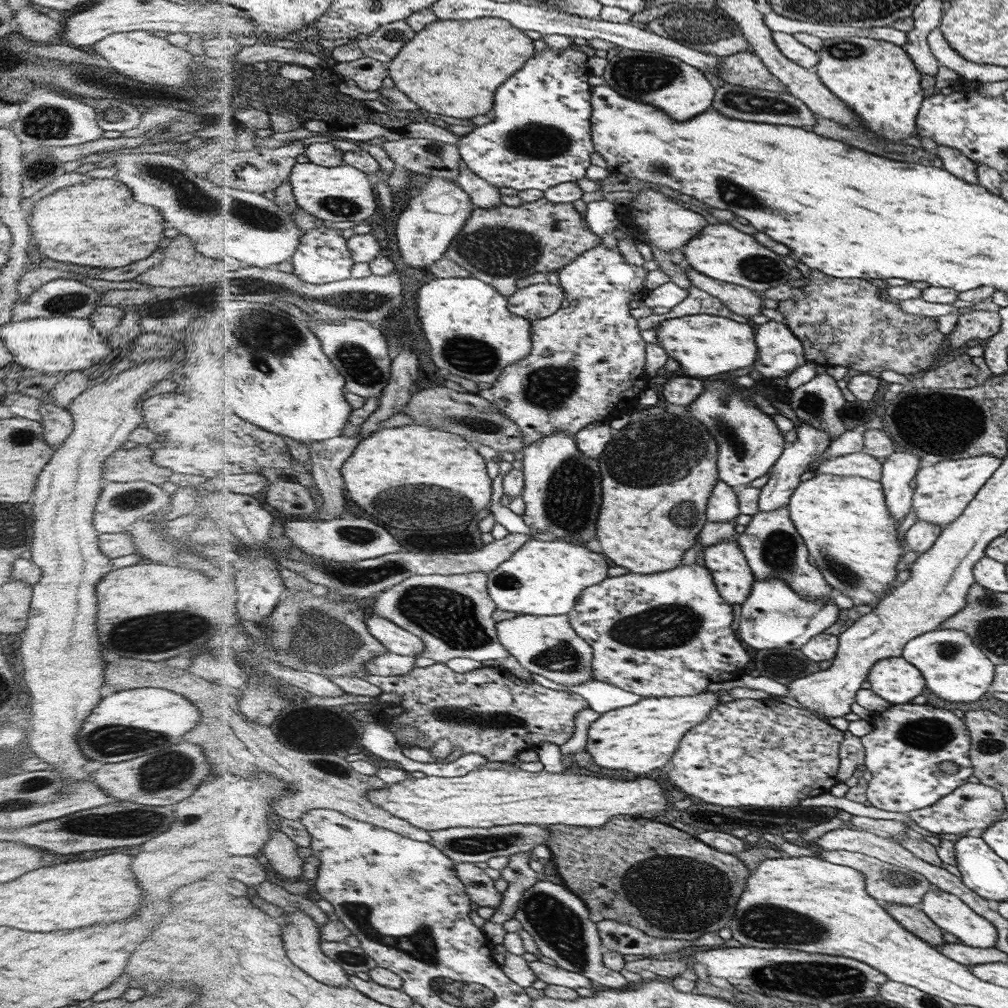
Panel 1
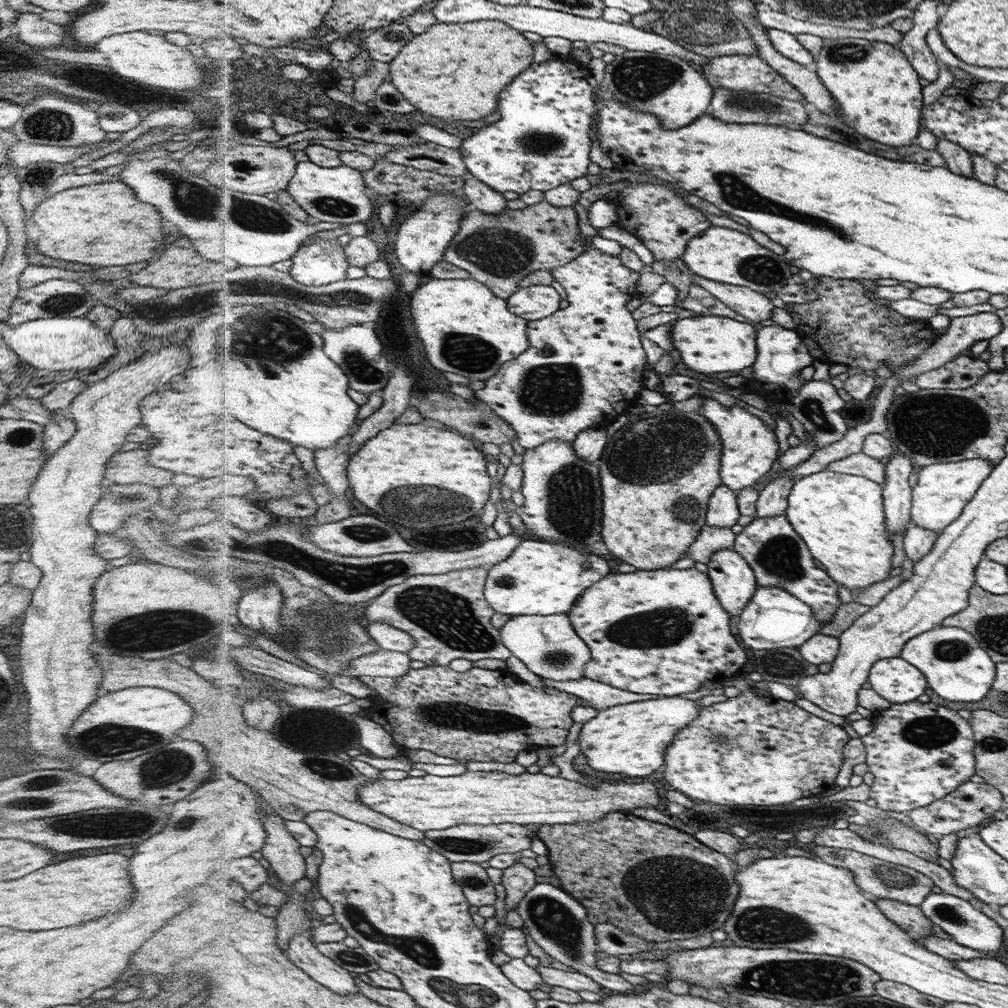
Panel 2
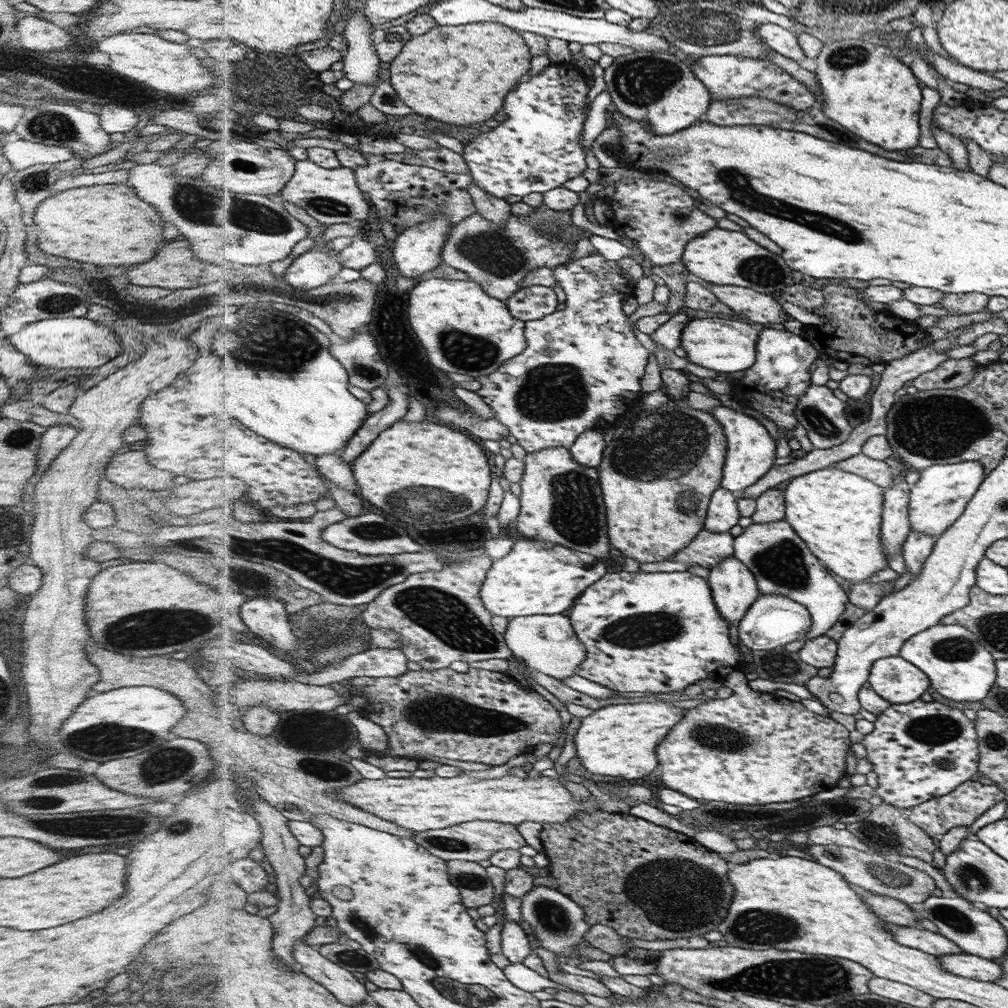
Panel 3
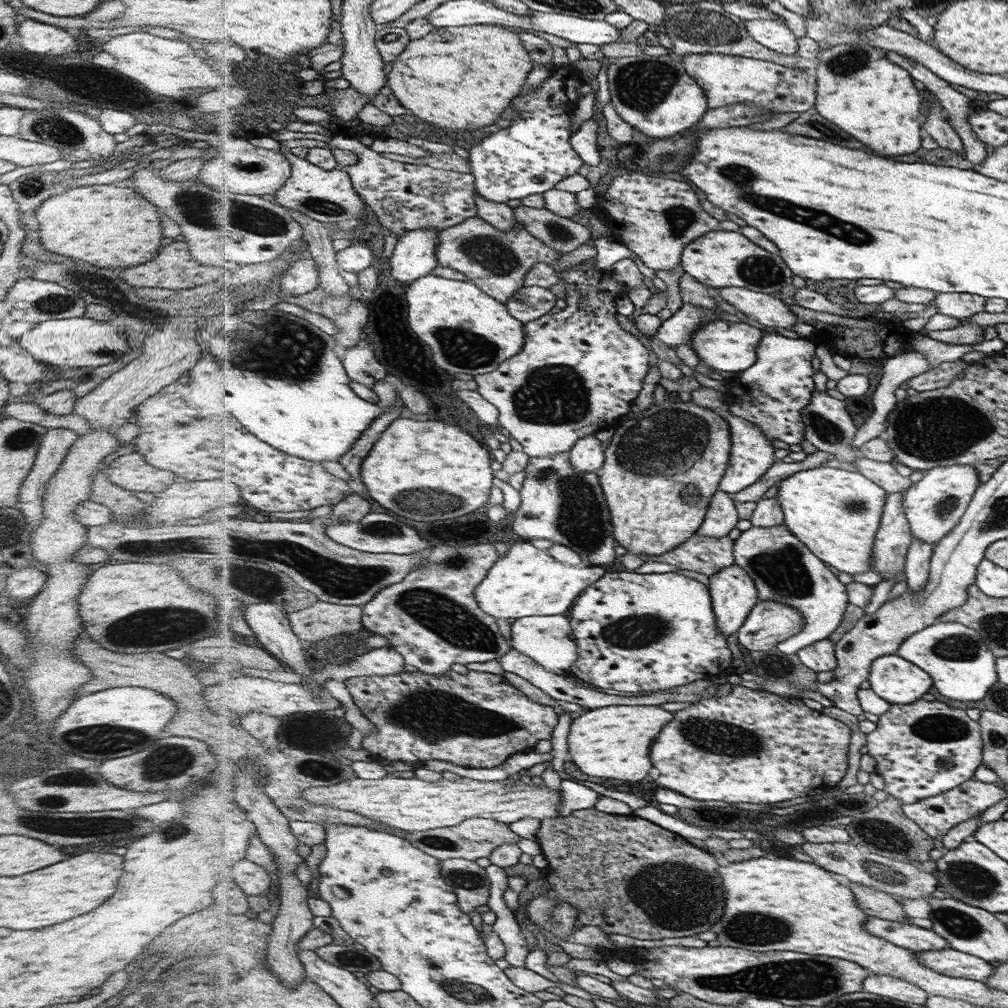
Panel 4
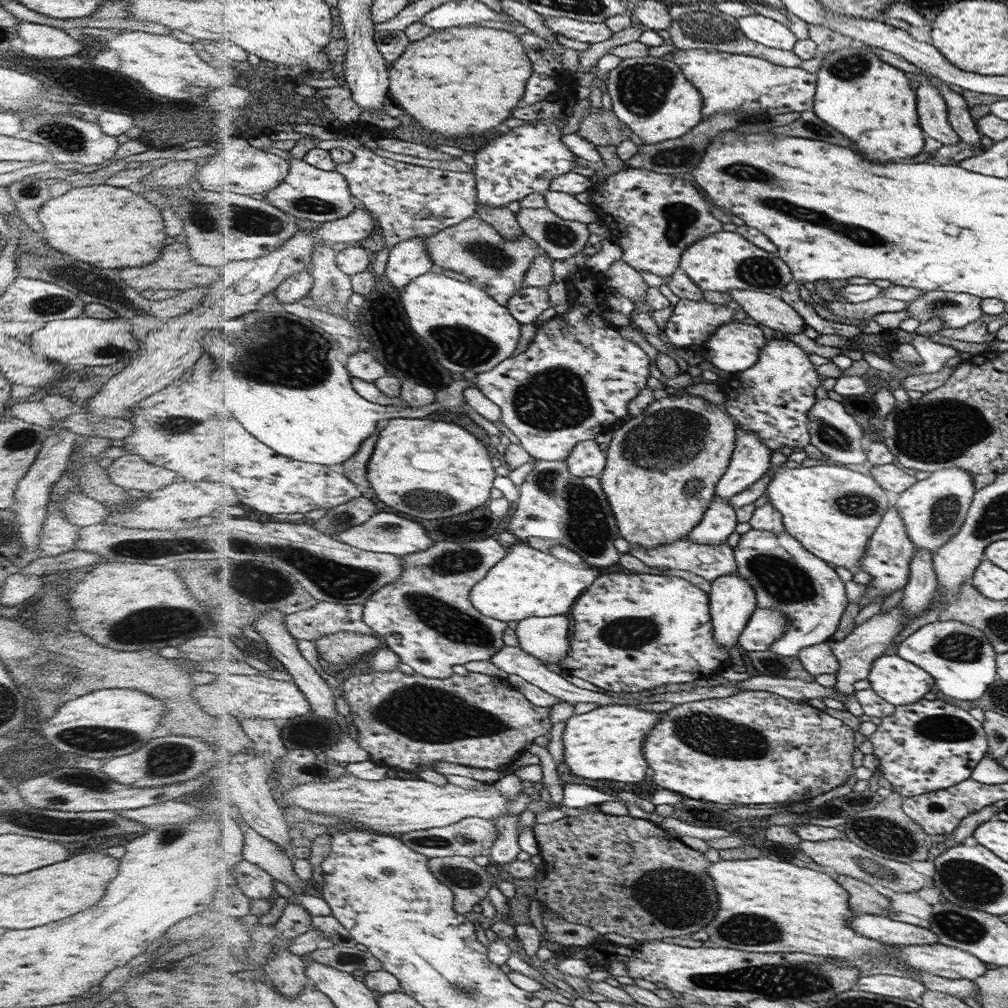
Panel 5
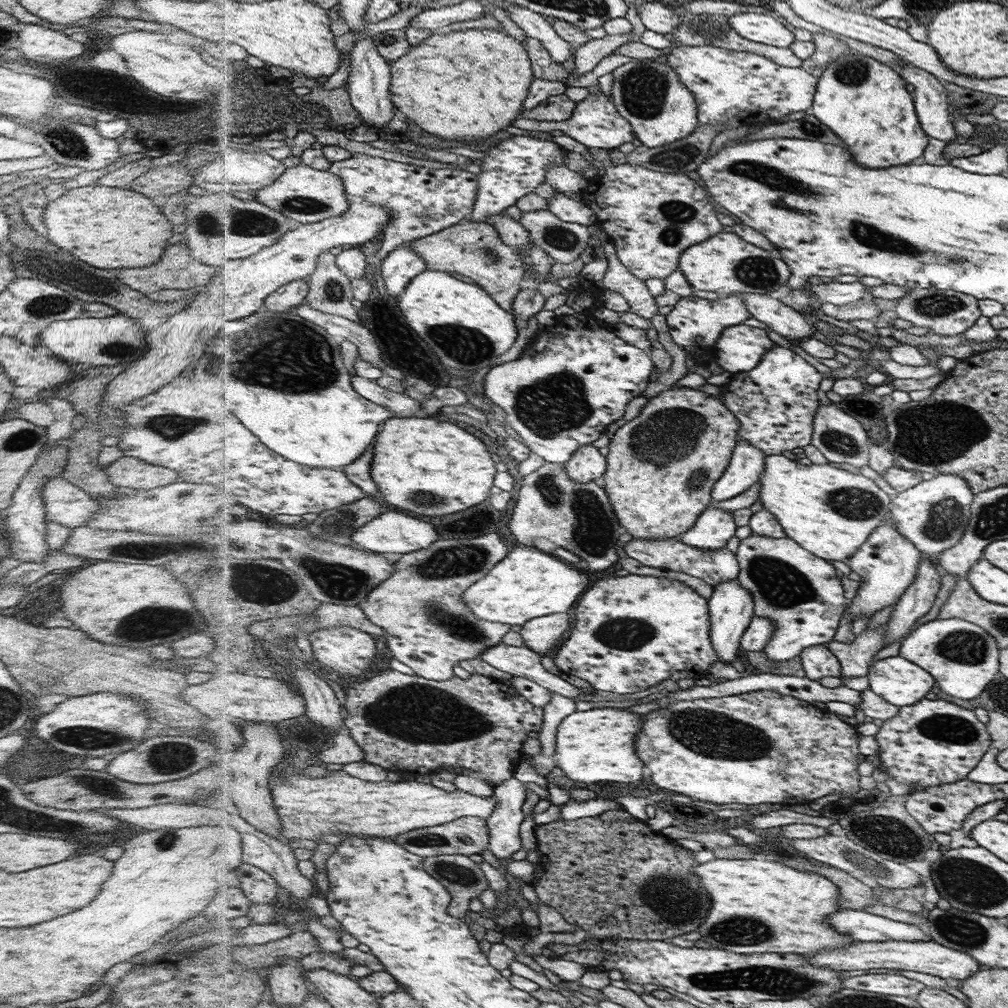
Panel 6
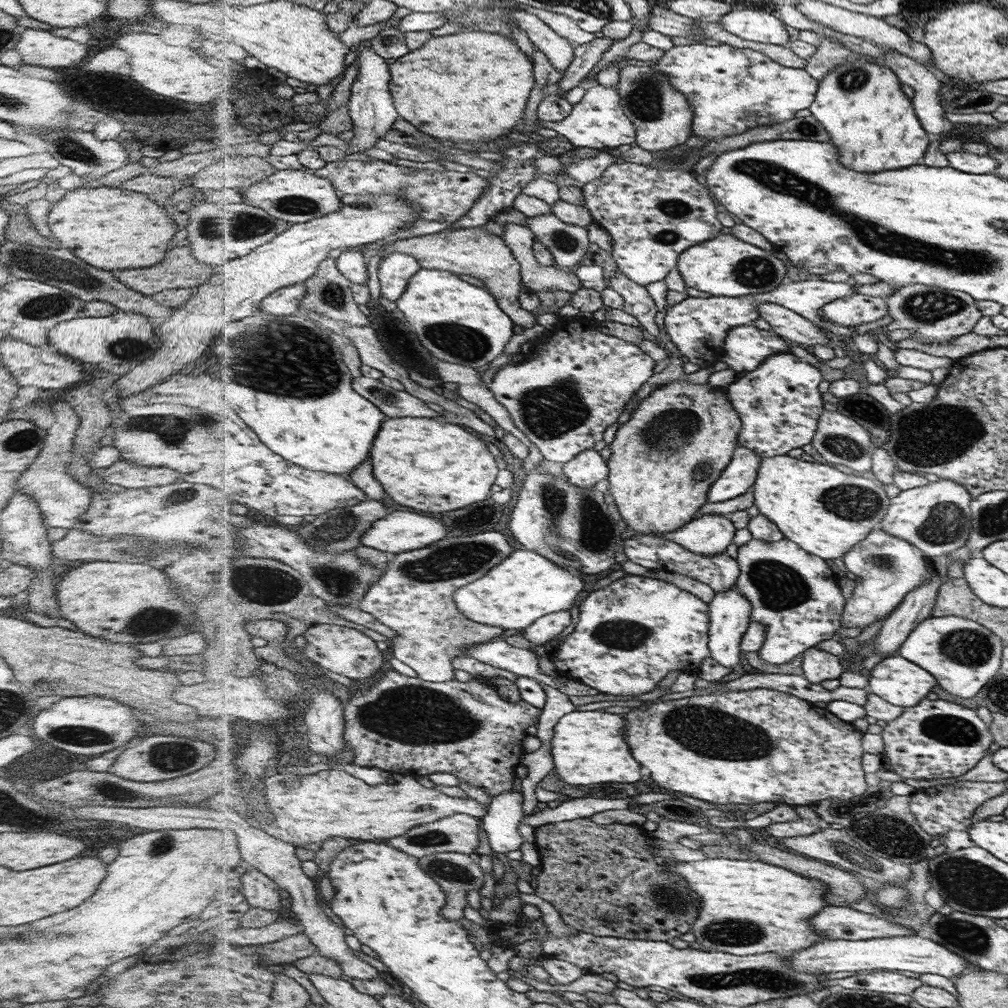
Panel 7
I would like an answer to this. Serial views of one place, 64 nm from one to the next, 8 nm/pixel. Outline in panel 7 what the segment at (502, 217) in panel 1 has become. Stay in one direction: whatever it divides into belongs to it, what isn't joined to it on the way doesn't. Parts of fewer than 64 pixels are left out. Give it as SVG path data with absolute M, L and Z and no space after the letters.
M486 225L442 231L433 235L398 240L390 244L390 252L401 252L420 259L423 268L432 270L450 270L458 275L468 274L482 280L485 289L491 291L499 306L518 326L532 328L537 319L531 312L519 307L519 294L524 291L522 285L522 267L502 237L490 234Z

